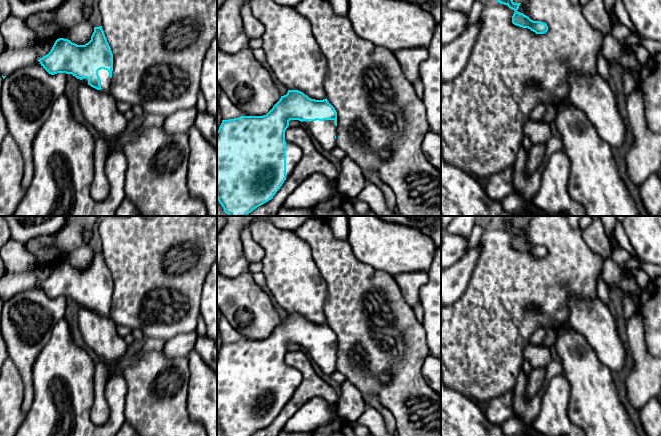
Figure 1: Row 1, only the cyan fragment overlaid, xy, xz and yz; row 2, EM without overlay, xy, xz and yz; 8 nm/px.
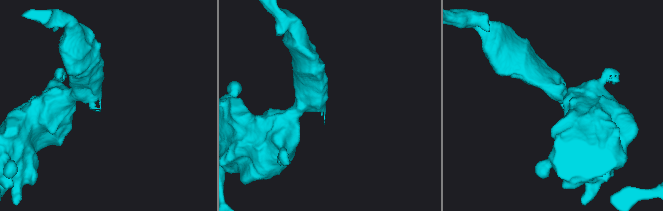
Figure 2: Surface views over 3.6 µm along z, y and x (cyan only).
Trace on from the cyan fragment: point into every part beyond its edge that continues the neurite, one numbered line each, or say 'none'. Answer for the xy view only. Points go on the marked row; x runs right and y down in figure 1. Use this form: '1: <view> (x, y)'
1: xy (103, 74)

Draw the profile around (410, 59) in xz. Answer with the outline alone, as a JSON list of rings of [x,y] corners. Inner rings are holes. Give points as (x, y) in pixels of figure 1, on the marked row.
[[[426,47],[404,49],[396,51],[394,55],[399,61],[404,75],[411,83],[420,79],[420,64],[429,56],[429,52]]]

